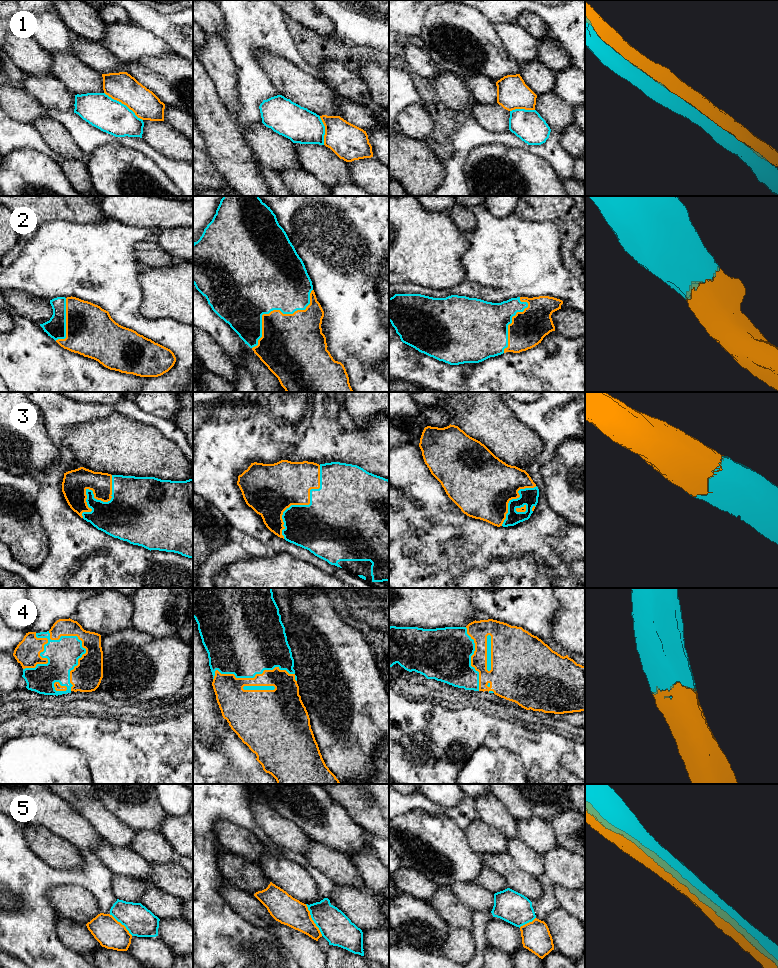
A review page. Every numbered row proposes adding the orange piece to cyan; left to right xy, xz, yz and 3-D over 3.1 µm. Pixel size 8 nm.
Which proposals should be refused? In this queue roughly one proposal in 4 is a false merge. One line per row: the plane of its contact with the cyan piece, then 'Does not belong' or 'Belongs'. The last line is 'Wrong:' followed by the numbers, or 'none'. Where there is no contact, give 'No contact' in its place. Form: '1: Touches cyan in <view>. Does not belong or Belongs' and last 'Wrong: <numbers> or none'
1: Touches cyan in xy. Does not belong
2: Touches cyan in xz. Belongs
3: Touches cyan in xz. Belongs
4: Touches cyan in xy. Belongs
5: Touches cyan in xz. Does not belong
Wrong: 1, 5

